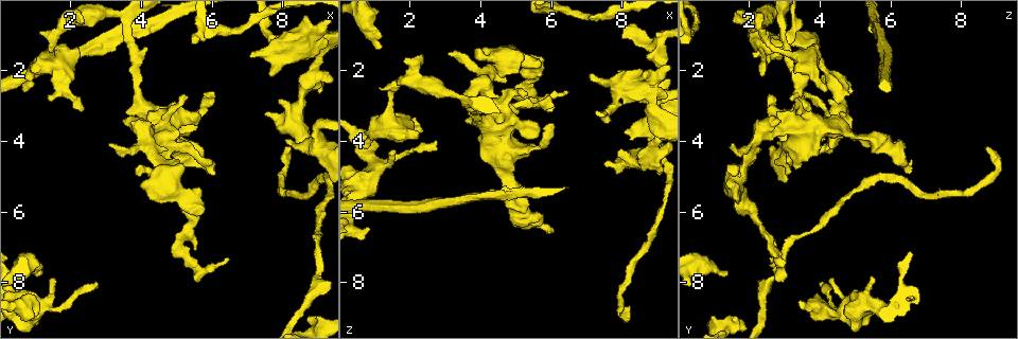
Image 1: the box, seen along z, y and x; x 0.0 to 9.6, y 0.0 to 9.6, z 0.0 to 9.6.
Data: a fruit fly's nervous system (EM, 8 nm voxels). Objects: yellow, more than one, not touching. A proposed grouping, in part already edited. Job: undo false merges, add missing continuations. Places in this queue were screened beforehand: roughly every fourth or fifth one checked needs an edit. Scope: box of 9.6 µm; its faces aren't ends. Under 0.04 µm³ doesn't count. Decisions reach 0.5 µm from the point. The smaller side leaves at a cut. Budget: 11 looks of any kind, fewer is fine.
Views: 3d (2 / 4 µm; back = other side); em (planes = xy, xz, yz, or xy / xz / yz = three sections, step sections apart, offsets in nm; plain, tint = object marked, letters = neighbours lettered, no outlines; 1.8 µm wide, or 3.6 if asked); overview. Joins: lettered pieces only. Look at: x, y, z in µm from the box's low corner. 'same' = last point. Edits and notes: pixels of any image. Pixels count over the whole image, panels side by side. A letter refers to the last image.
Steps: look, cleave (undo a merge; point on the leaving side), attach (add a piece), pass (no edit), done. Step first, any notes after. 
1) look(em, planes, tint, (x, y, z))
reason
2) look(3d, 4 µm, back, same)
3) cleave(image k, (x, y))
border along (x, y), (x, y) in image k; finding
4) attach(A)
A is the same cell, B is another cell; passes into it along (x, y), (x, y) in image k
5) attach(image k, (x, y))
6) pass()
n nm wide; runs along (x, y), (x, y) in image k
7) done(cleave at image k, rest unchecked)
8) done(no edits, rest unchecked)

look(3d, 4 µm, (2.35, 3.05, 3.70))
branch stops here

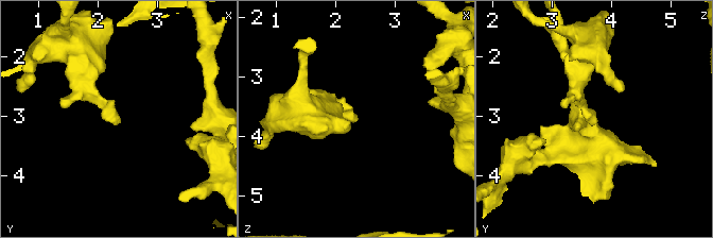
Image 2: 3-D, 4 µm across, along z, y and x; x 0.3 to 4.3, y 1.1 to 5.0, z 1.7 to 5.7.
look(em, planes, letters, (2.40, 3.15, 3.75))
now the EM

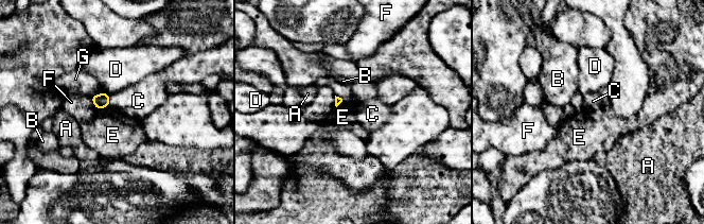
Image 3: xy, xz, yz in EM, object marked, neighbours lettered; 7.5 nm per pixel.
pass()
A, B, C, D, E, F and G are other cells; no lettered piece goes on from it

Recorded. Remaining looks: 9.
look(em, planes, letters, (0.75, 2.60, 4.15))
free end

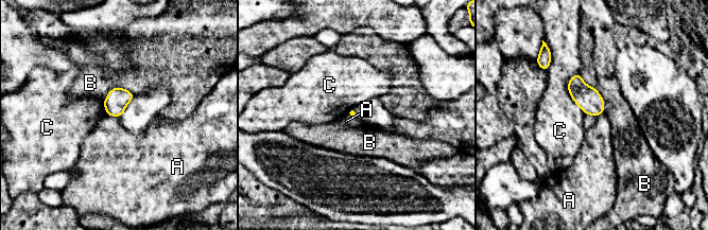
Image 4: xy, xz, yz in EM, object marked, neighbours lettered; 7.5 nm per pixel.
pass()
A, B and C are other cells; border along (106, 113), (118, 118) in image 4; none of them fits

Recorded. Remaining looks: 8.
look(em, planes, letters, (9.00, 1.40, 3.65))
thick turns thin

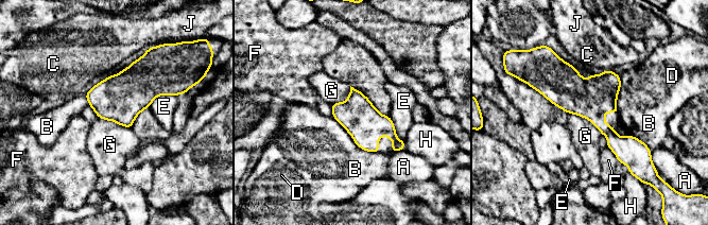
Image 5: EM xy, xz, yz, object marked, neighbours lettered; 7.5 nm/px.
pass()
280 nm wide; A, B, C, D, E, F, G, H and J are other cells; border along (569, 113), (586, 118), (602, 134) in image 5; continuous, no second neuron

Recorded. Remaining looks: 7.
look(3d, 2 µm, back, (6.50, 7.35, 2.65))
free end

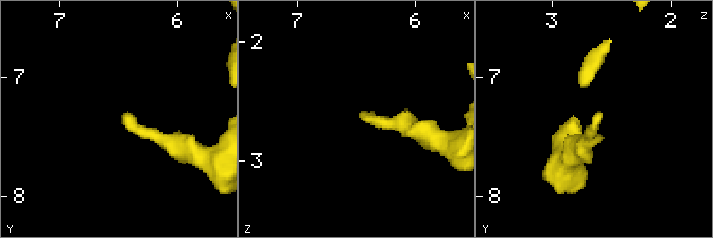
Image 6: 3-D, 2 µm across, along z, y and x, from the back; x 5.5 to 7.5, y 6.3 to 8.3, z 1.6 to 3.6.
look(em, planes, letters, (6.46, 7.34, 2.64))

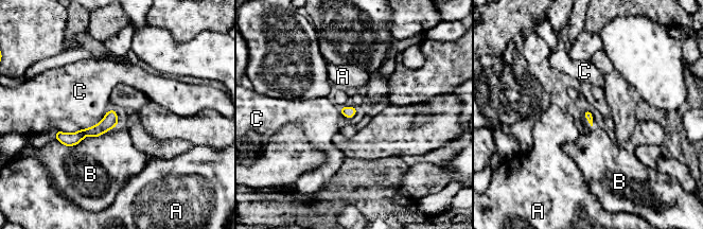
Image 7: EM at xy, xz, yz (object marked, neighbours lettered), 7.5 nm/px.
pass()
A, B and C are other cells; border along (107, 110), (98, 123), (80, 129) in image 7; no lettered piece goes on from it

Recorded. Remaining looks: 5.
look(em, 3.6 µm, planes, letters, (4.75, 3.60, 4.50))
arms part here

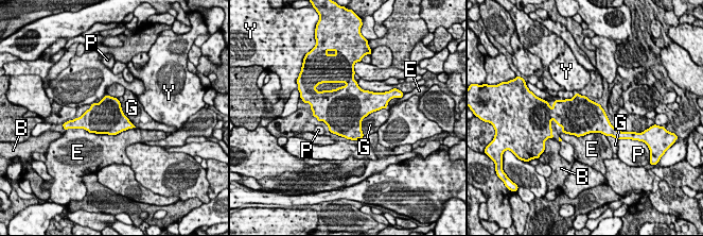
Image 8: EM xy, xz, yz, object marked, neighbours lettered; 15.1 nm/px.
pass()
500 nm wide; B, E, G, P and Y are other cells; border along (383, 107), (363, 119), (363, 135) in image 8; one neuron here

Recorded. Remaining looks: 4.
done(no edits, rest unchecked)

